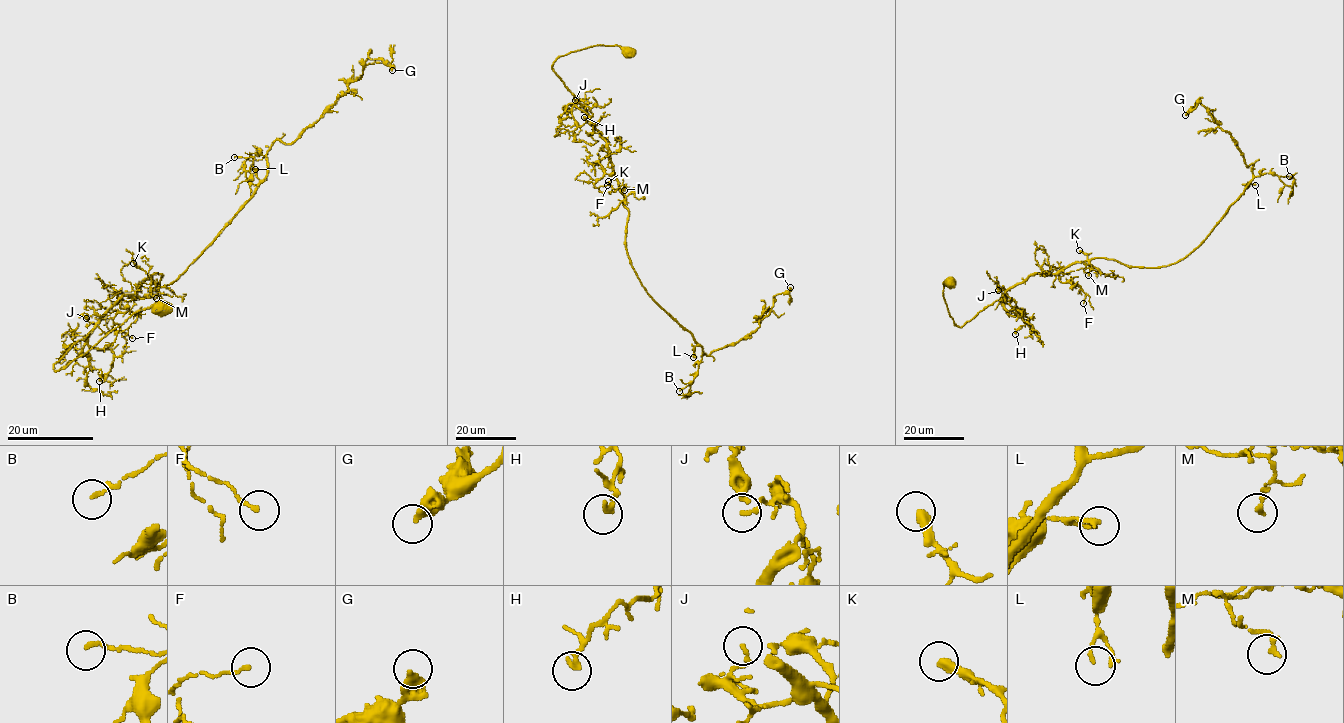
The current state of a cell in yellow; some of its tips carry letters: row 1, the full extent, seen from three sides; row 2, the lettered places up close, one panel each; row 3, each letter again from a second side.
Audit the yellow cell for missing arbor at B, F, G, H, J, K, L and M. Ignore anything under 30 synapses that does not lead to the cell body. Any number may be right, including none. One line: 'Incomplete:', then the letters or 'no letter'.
Incomplete: K

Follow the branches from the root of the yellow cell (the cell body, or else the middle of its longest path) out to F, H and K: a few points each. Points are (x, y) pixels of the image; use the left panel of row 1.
F: (163, 308), (133, 312), (54, 369), (120, 298), (134, 296), (124, 295), (127, 311), (113, 321), (132, 338)
H: (163, 308), (133, 312), (84, 354), (57, 371), (54, 365), (89, 332), (82, 355), (101, 370), (99, 381)
K: (163, 308), (133, 312), (84, 354), (57, 371), (54, 369), (120, 298), (135, 295), (148, 275), (133, 263)

